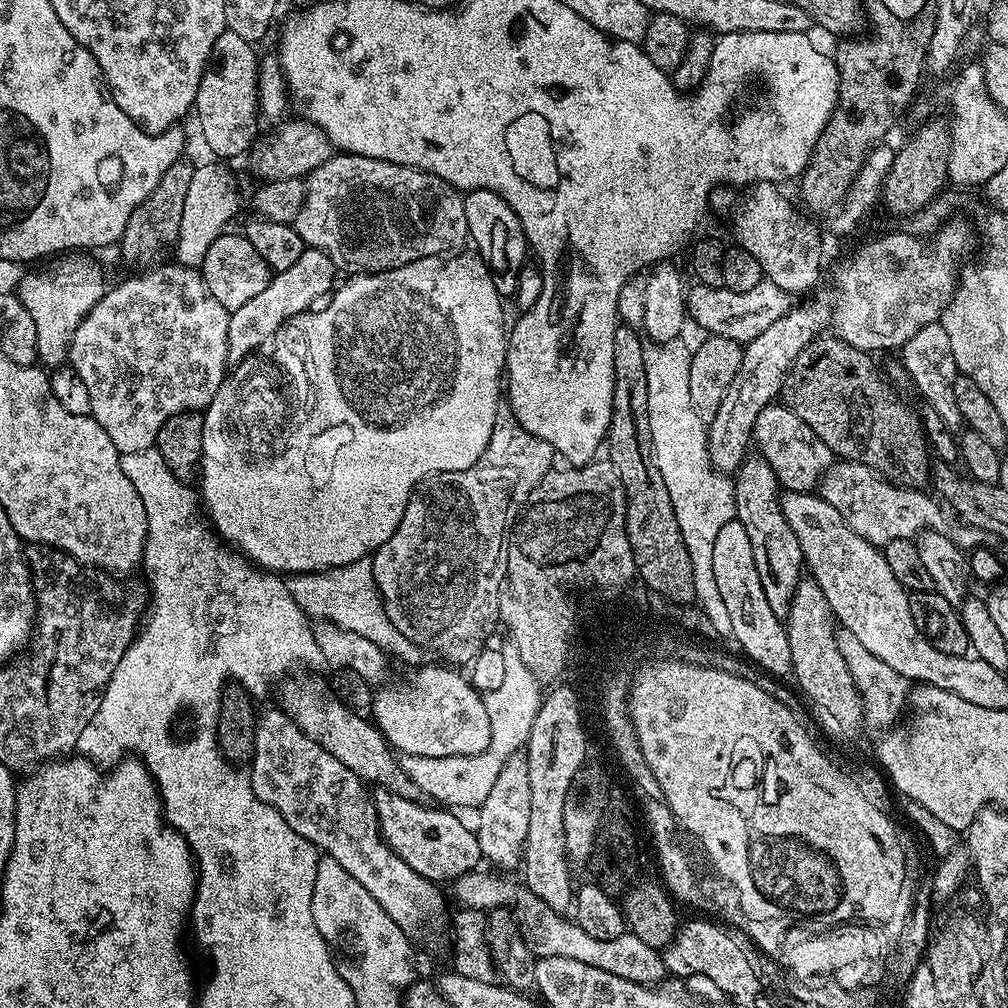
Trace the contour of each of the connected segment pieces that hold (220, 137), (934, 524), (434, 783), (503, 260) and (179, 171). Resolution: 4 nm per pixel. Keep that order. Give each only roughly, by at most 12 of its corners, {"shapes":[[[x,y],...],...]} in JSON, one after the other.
{"shapes":[[[225,30],[194,117],[213,157],[256,136],[261,57]],[[833,463],[818,495],[877,546],[941,527],[937,501]],[[488,752],[403,755],[404,772],[435,803],[473,809],[505,758]],[[485,188],[464,196],[471,243],[515,297],[530,252],[518,214]],[[181,158],[126,224],[118,249],[152,266],[179,238],[193,165]]]}

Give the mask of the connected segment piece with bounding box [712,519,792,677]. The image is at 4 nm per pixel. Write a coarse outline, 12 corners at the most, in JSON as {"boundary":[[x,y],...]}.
{"boundary":[[738,519],[714,542],[714,578],[733,641],[776,676],[792,671]]}

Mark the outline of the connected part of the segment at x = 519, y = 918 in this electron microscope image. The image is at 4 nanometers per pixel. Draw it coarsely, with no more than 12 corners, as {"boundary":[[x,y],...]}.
{"boundary":[[480,871],[453,881],[464,905],[510,904],[529,953],[573,958],[635,984],[667,977],[631,931],[593,938],[525,885]]}

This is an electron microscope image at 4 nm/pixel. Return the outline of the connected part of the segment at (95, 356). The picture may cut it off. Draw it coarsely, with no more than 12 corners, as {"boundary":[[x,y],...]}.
{"boundary":[[195,267],[111,285],[67,363],[121,454],[203,413],[230,315]]}

